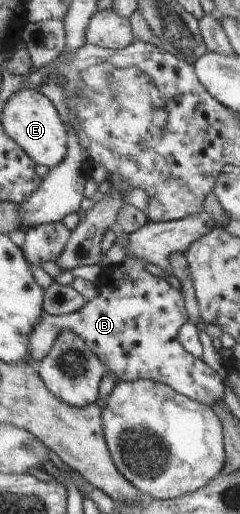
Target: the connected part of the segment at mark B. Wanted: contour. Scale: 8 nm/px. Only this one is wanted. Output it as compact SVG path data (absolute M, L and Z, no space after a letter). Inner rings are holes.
M125 257L113 272L115 284L102 287L98 296L76 313L51 315L44 311L29 334L27 362L37 365L50 352L59 332L68 329L84 340L103 362L105 374L116 376L116 383L136 379L164 383L177 393L212 407L224 398L224 380L202 359L186 352L179 343L179 328L189 317L184 297L181 291L170 285L168 279L156 277L146 270L147 264L140 257Z

